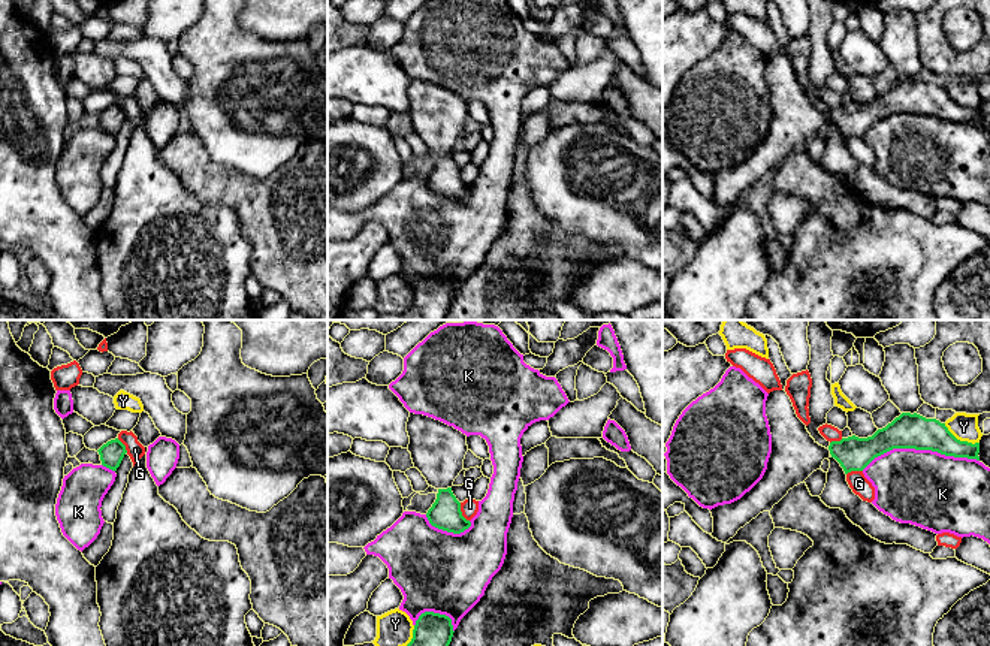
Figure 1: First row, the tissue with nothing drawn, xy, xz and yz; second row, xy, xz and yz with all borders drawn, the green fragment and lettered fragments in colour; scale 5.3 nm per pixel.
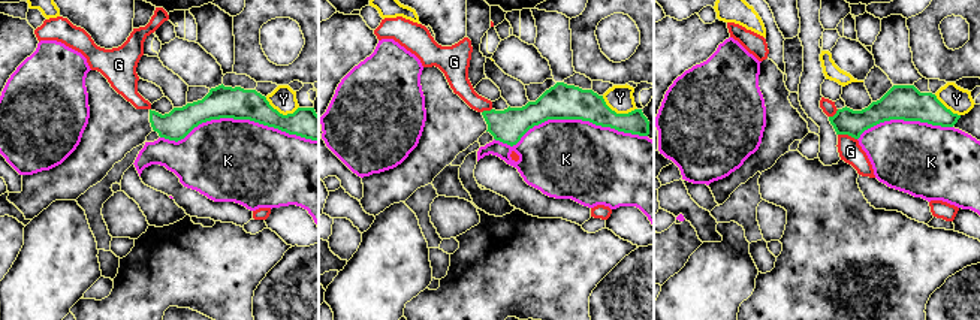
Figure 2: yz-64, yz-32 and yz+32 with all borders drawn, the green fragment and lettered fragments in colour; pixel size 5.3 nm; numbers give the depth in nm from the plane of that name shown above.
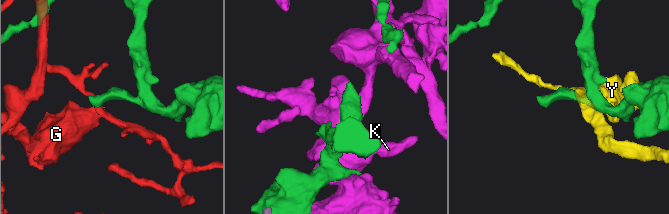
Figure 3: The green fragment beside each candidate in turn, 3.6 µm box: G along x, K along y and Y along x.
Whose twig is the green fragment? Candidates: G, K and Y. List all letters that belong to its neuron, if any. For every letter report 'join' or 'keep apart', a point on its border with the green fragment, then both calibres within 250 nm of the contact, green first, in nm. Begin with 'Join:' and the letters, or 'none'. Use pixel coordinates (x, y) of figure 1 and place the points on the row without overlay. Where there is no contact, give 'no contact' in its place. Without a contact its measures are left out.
Join: none
G: keep apart | xz (461, 177) | 170/90 nm
K: keep apart | yz (920, 114) | 190/420 nm
Y: keep apart | yz (959, 105) | 190/150 nm

